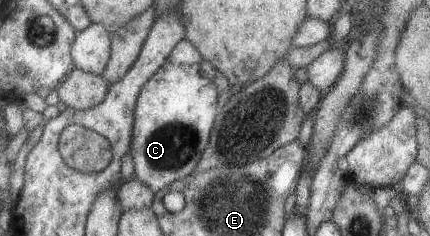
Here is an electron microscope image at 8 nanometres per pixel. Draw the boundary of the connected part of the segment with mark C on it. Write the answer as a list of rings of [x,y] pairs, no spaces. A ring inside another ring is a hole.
[[[183,38],[171,49],[163,64],[143,83],[139,89],[133,111],[134,119],[131,140],[128,146],[134,178],[148,186],[153,194],[164,186],[191,174],[202,150],[206,147],[209,132],[217,112],[217,88],[212,80],[201,76],[200,59],[196,48]]]

